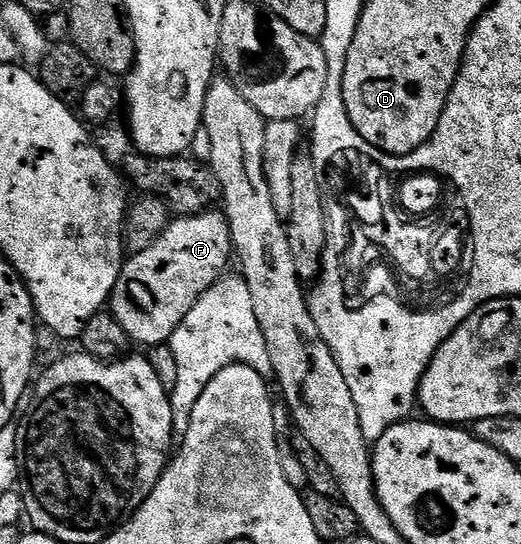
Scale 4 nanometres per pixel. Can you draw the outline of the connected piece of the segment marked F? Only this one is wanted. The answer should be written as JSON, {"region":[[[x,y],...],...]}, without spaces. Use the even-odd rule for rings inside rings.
{"region":[[[216,212],[177,216],[146,251],[131,254],[125,260],[124,272],[110,294],[110,312],[122,323],[129,342],[147,347],[171,342],[172,333],[194,303],[221,280],[228,260],[233,260],[234,246],[227,216]]]}

